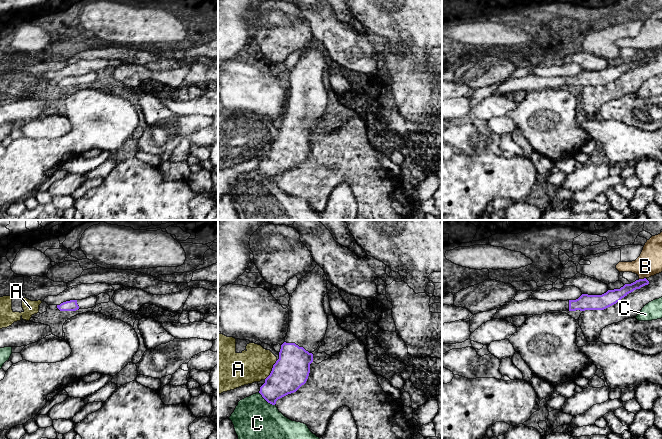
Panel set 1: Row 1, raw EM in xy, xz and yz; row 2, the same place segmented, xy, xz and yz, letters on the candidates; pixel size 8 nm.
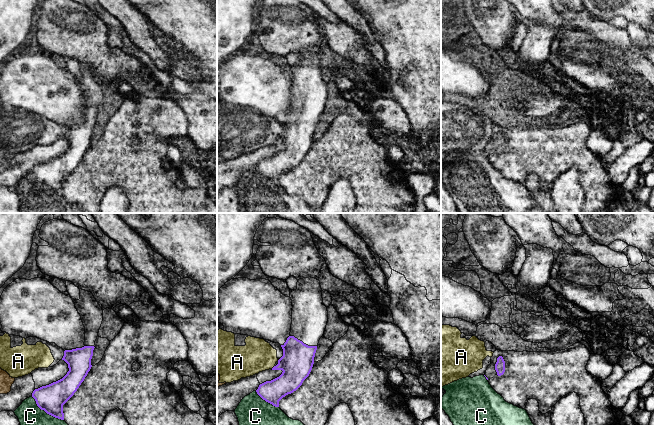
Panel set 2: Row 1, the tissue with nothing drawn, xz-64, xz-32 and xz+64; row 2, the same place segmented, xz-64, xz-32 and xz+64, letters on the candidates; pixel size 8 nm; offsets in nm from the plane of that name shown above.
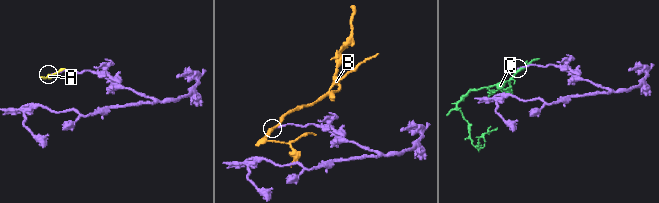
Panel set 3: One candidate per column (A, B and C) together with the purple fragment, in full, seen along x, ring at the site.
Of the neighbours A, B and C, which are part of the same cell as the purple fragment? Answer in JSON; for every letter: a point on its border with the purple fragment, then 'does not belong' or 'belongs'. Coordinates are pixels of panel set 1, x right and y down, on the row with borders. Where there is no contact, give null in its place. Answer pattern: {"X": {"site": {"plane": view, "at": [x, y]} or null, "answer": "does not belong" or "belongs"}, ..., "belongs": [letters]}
{"A": {"site": {"plane": "xz", "at": [272, 370]}, "answer": "does not belong"}, "B": {"site": {"plane": "yz", "at": [642, 279]}, "answer": "does not belong"}, "C": {"site": {"plane": "xz", "at": [266, 400]}, "answer": "does not belong"}, "belongs": []}

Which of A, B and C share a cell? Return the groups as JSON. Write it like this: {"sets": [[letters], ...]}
{"sets": [["A"], ["B"], ["C"]]}

